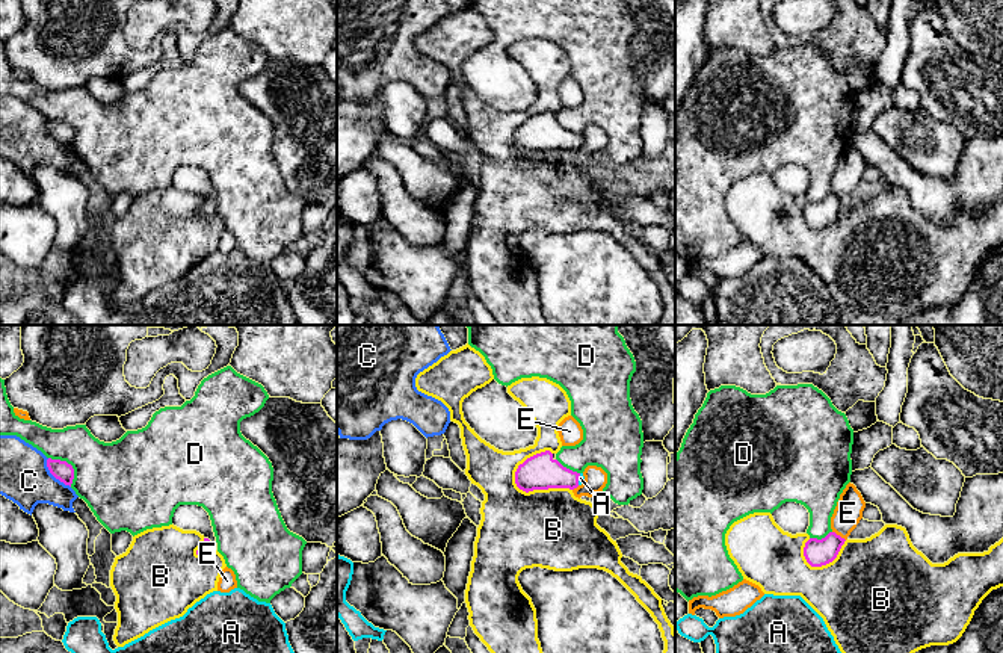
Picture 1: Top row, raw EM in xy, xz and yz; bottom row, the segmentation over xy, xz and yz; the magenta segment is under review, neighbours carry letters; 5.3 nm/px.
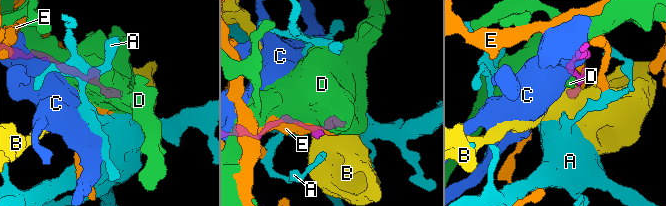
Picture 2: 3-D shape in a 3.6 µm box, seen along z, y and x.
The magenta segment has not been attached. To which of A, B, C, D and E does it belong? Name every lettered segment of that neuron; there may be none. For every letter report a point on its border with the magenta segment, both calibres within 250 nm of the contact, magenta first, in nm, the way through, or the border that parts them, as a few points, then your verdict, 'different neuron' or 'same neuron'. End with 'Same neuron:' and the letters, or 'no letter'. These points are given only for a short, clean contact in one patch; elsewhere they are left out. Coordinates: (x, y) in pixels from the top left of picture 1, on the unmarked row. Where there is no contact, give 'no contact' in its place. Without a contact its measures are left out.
A: contact xz (577, 141); calibres 190 and 30 nm; way xz (540, 133), (577, 141), (580, 139); same neuron
B: contact xz (538, 150); calibres 190 and 420 nm; different neuron
C: contact xy (53, 136); calibres 100 and 280 nm; different neuron
D: contact xy (70, 126); calibres 100 and 380 nm; different neuron
E: contact yz (839, 197); calibres 140 and 150 nm; different neuron
Same neuron: A

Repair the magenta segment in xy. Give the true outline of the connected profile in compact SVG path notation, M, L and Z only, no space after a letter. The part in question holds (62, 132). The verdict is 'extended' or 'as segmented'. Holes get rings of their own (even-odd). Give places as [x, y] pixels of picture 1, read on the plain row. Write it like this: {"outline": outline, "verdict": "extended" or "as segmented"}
{"outline": "M48 119L47 128L56 141L71 148L74 141L74 130L71 125L68 125L66 122Z", "verdict": "as segmented"}

